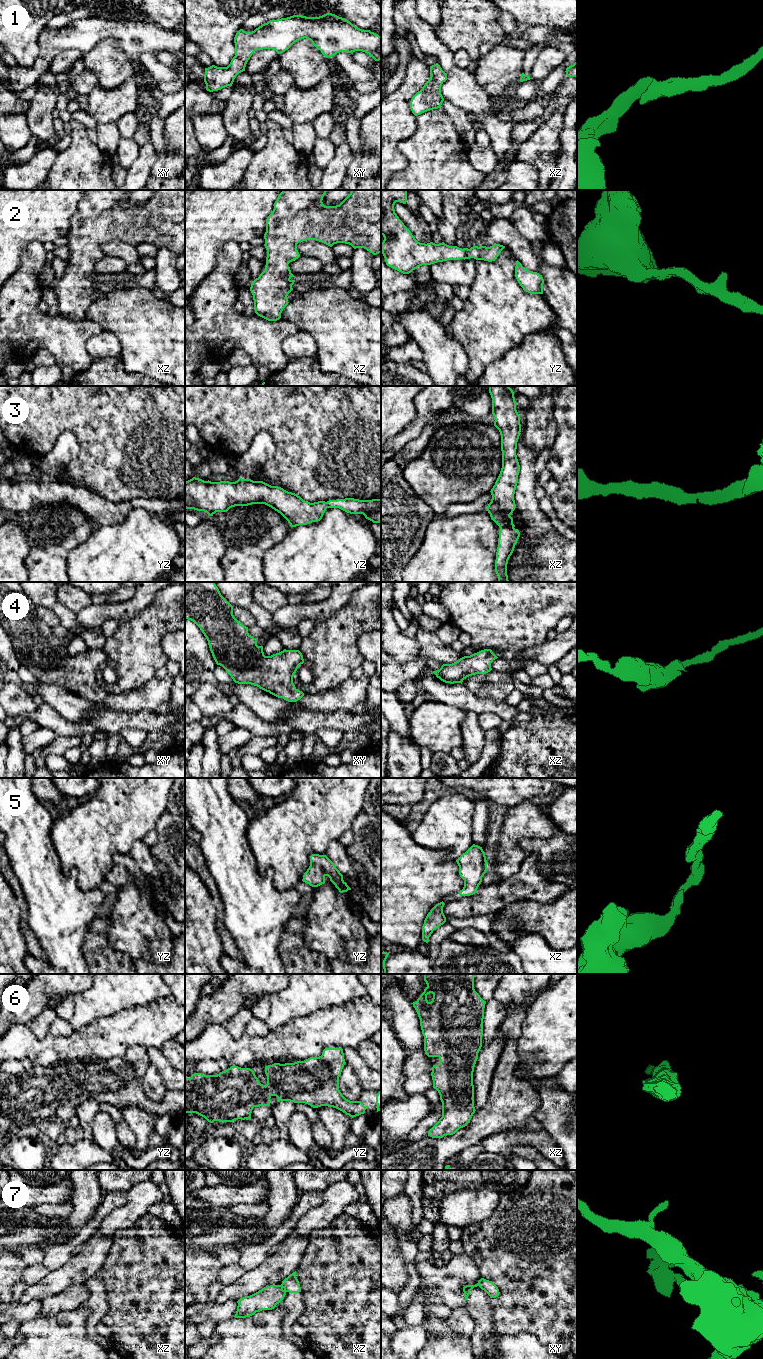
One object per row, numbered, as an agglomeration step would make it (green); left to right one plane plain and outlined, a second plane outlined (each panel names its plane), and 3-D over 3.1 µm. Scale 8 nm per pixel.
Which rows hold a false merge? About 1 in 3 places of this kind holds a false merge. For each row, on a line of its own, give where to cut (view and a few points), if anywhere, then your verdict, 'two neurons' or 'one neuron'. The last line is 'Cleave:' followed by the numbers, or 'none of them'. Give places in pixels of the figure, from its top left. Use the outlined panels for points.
1: cut none; one neuron
2: cut none; one neuron
3: cut none; one neuron
4: cut none; one neuron
5: cut none; one neuron
6: cut none; one neuron
7: cut xz (281, 1284), (283, 1287); two neurons
Cleave: 7

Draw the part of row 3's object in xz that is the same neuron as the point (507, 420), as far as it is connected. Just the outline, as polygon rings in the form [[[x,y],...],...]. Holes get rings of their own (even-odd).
[[[489,386],[489,393],[492,398],[494,426],[501,435],[502,468],[490,491],[492,499],[486,511],[500,528],[495,560],[498,582],[509,582],[507,564],[520,537],[510,515],[516,508],[514,494],[520,471],[516,449],[521,424],[514,392],[509,386]]]

